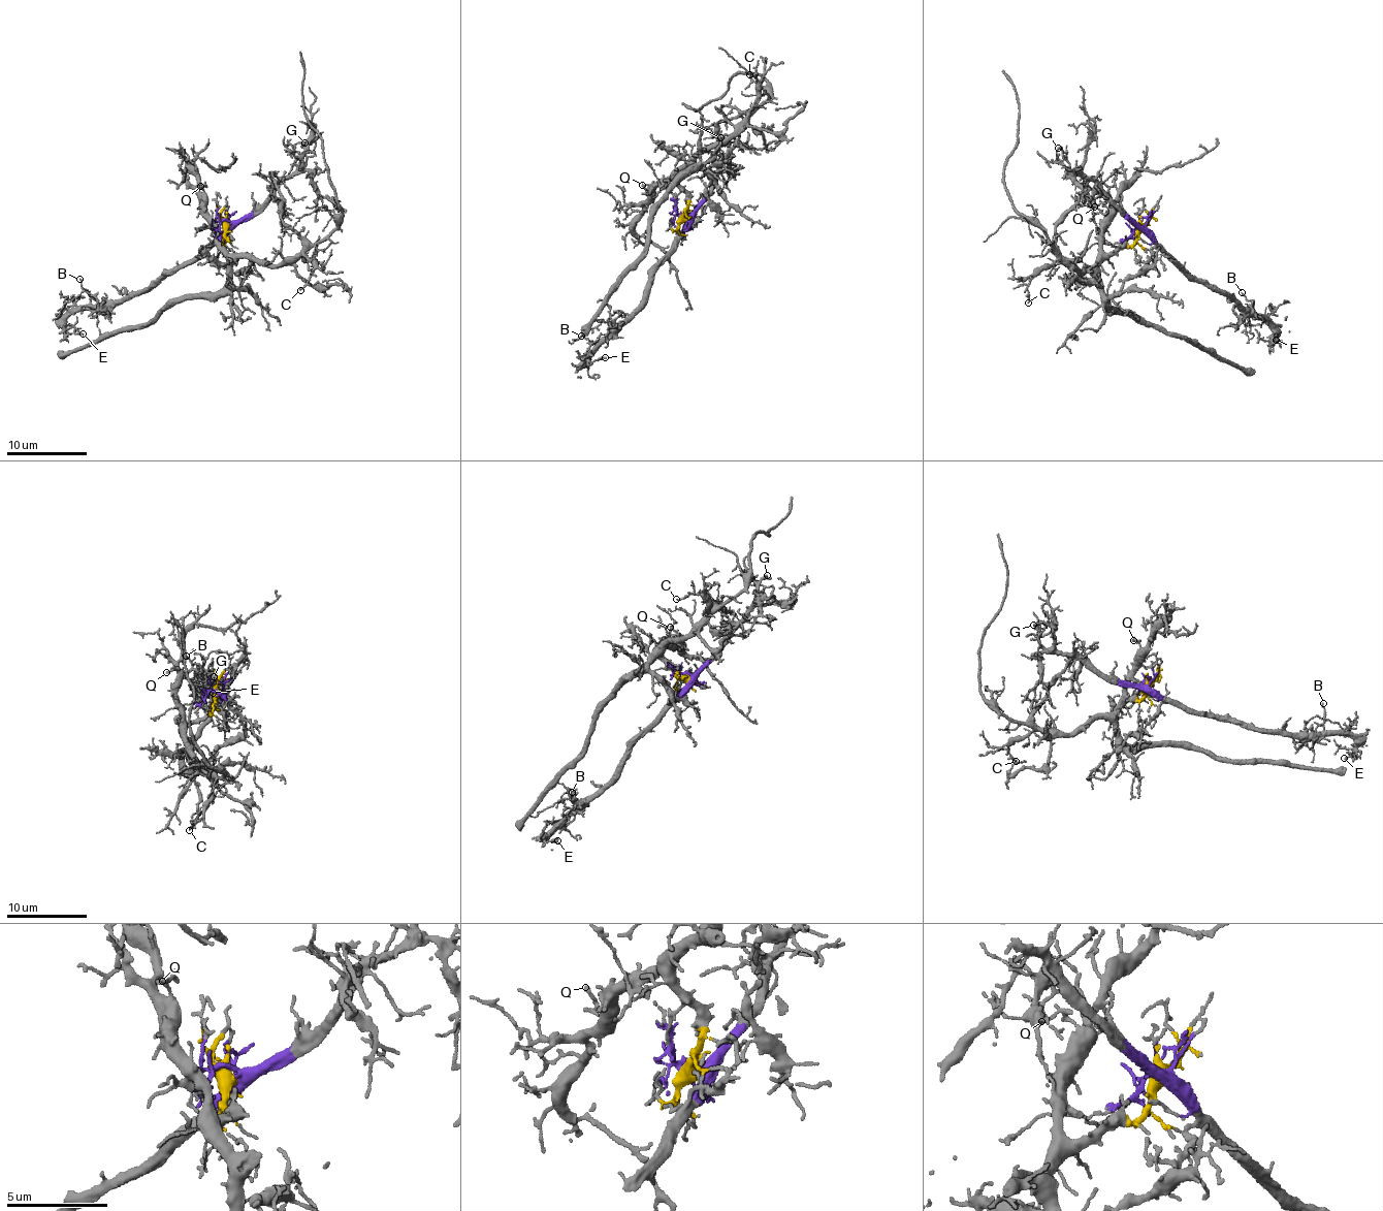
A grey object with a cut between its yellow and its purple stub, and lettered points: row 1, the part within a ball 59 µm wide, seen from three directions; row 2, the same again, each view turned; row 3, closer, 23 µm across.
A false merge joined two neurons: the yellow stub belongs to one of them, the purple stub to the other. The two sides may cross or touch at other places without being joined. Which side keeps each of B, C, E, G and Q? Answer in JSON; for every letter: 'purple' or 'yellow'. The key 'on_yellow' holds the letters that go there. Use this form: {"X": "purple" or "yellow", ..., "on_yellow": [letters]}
{"B": "purple", "C": "yellow", "E": "purple", "G": "purple", "Q": "yellow", "on_yellow": ["C", "Q"]}

